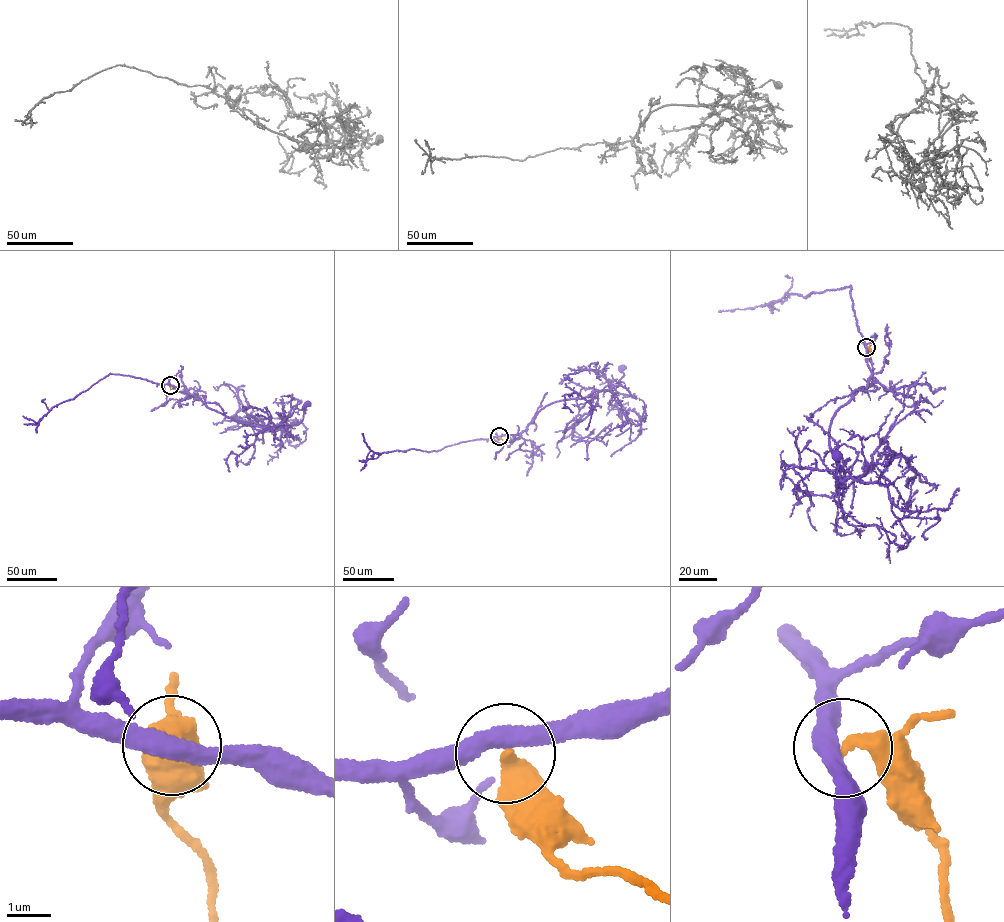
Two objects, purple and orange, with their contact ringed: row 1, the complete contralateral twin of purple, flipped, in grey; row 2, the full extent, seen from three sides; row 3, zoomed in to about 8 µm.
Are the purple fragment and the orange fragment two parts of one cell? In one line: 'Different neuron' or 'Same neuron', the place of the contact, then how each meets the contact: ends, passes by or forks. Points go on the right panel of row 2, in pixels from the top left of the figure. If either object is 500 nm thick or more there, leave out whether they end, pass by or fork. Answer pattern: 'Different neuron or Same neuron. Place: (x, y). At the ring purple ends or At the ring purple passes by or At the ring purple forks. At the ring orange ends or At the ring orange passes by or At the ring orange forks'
Different neuron. Place: (866, 347). At the ring purple passes by. At the ring orange ends

